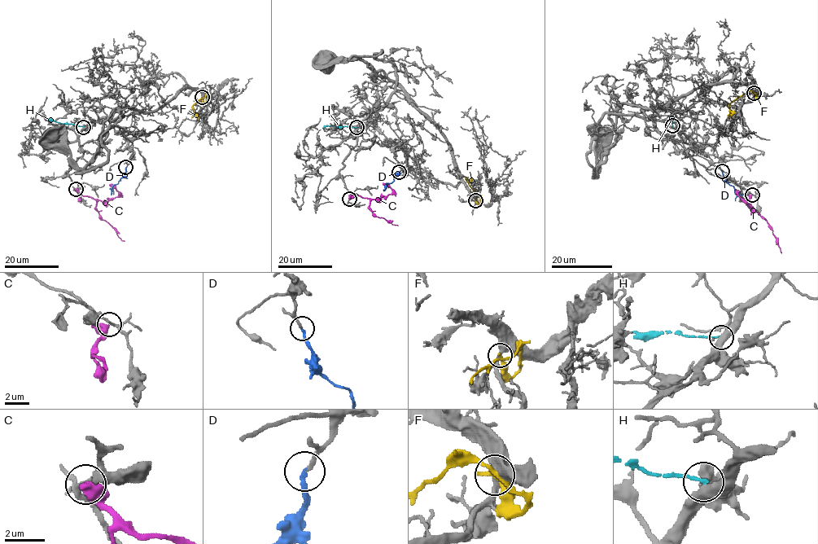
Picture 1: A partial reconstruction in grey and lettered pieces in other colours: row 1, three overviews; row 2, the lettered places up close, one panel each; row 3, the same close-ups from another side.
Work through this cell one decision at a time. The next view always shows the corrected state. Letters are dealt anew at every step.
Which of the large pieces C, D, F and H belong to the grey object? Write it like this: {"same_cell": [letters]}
{"same_cell": ["D"]}

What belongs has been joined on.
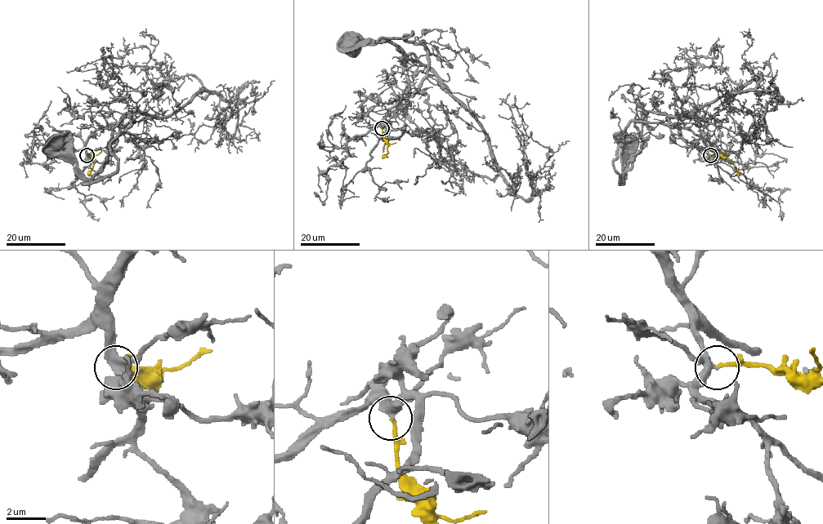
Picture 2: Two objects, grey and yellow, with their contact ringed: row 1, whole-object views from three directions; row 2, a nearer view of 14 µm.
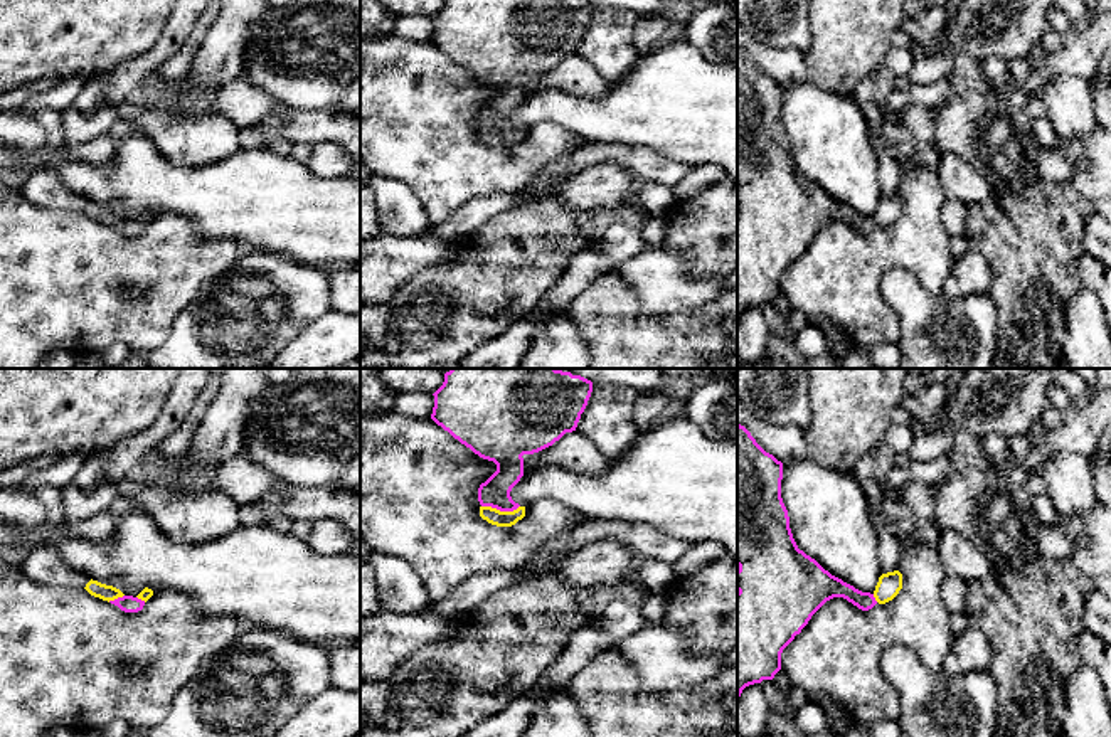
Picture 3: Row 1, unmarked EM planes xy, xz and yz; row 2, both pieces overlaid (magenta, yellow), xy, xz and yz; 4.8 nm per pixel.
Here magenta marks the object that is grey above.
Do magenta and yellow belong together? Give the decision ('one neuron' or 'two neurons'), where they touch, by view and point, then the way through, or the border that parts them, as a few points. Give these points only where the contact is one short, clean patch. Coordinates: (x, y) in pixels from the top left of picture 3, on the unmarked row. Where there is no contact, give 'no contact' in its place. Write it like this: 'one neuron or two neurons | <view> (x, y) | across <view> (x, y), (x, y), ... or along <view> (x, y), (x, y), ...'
one neuron | xz (500, 133) | across xz (495, 115), (495, 125), (500, 133), (492, 138)

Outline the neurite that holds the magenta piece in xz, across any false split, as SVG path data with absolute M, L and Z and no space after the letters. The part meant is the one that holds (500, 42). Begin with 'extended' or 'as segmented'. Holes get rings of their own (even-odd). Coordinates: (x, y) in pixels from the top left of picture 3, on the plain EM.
extended; M444 0L443 8L433 17L431 42L475 77L497 87L497 94L478 111L480 140L483 143L497 150L512 150L525 140L525 130L520 130L510 119L512 111L524 99L522 79L539 76L566 56L576 54L591 15L593 5L584 0Z

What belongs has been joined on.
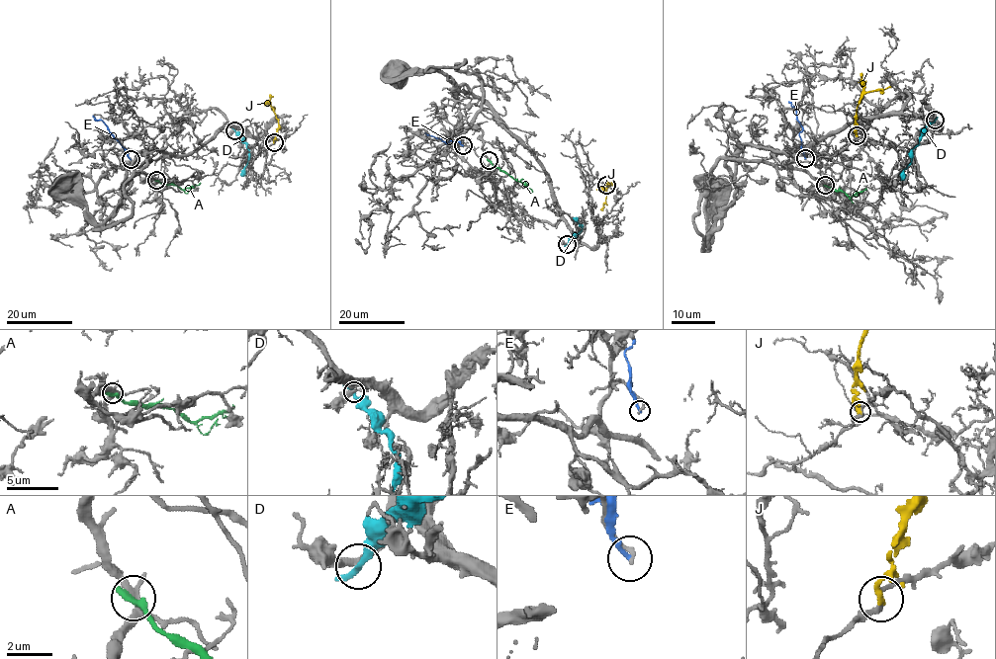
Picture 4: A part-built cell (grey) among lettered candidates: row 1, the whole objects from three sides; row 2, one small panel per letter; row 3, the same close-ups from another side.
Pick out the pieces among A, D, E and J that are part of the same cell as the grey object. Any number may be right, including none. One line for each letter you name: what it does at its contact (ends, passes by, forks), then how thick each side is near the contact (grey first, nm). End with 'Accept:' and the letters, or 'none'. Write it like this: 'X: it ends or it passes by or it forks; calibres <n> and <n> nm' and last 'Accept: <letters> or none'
Accept: none

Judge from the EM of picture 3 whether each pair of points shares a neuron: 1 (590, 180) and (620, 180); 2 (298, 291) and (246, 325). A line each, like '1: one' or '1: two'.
1: one
2: one

